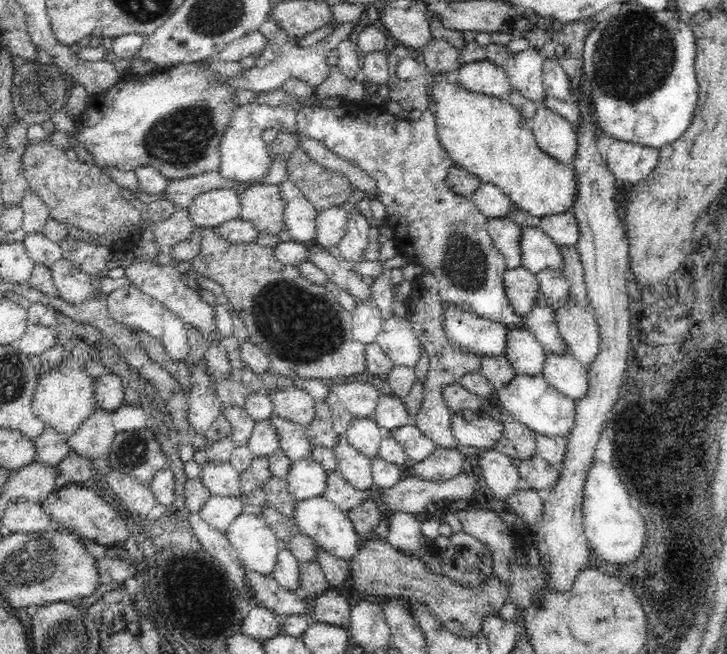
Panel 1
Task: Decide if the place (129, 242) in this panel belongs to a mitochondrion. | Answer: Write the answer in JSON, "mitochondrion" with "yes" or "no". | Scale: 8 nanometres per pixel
{"mitochondrion":"no"}

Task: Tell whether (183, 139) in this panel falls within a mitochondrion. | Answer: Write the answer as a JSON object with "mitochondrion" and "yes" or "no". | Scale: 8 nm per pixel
{"mitochondrion":"yes"}

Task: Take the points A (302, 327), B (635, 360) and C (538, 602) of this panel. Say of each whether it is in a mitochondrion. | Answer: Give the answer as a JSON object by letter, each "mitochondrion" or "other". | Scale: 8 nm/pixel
{"A":"mitochondrion","B":"other","C":"mitochondrion"}

